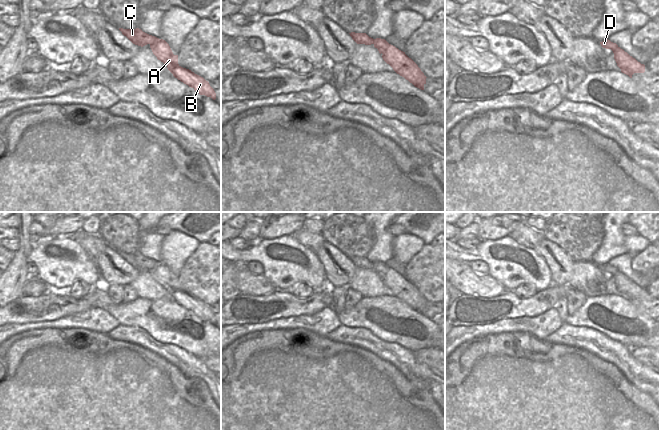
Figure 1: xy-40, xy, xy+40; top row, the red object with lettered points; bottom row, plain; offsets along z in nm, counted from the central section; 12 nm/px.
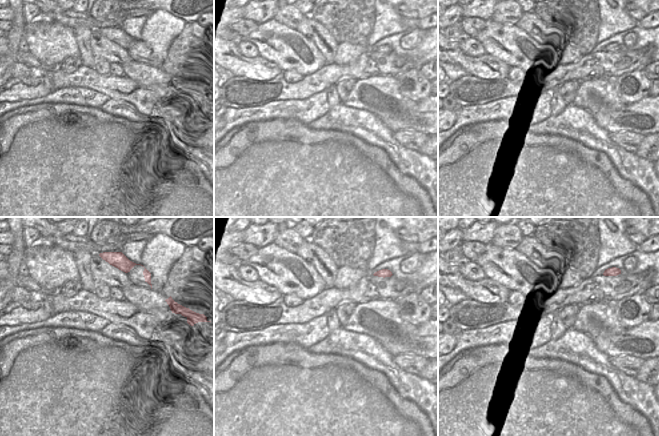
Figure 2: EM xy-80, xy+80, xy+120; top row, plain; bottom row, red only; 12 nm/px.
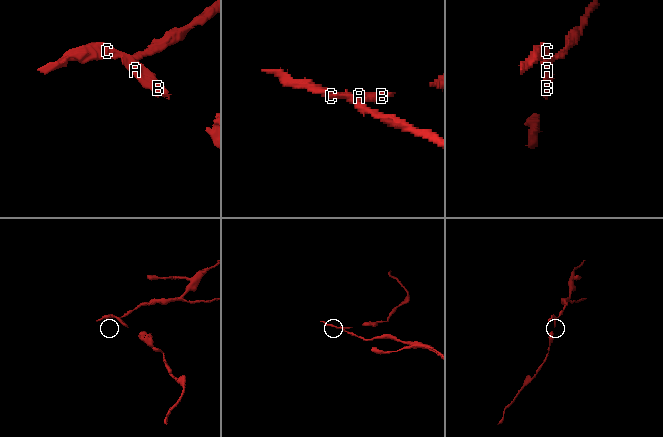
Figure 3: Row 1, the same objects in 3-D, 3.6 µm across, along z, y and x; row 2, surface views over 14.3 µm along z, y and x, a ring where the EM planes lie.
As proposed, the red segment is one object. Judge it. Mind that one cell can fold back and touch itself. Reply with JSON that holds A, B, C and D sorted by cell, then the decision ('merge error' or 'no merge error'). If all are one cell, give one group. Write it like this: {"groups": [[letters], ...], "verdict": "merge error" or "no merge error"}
{"groups": [["A", "B"], ["C", "D"]], "verdict": "merge error"}

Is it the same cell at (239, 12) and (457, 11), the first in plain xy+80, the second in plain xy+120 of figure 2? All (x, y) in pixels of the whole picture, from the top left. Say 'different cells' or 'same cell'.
same cell

